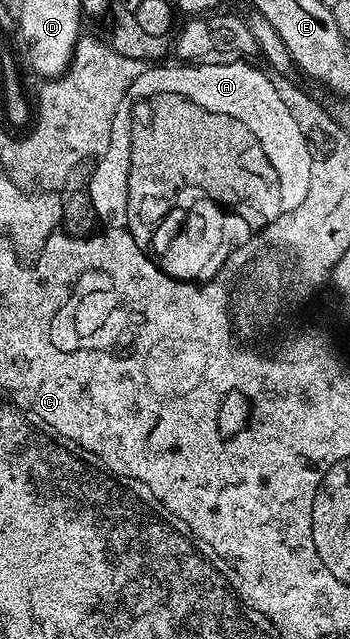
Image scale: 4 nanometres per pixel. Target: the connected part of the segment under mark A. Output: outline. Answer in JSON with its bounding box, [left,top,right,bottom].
[167,61,307,187]

